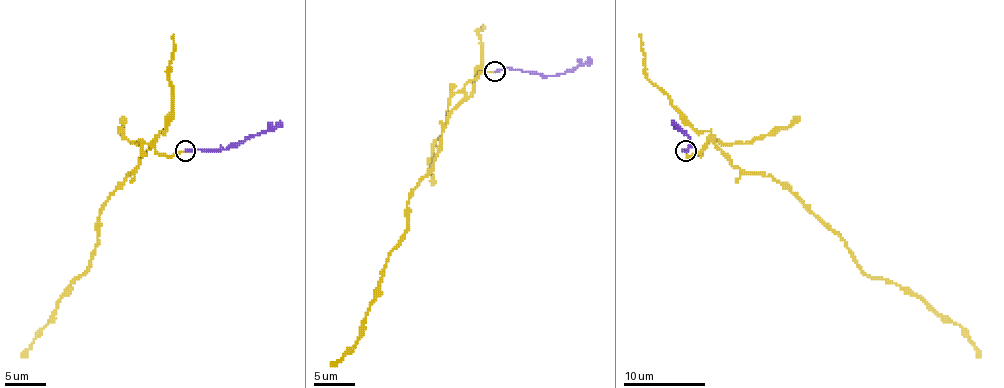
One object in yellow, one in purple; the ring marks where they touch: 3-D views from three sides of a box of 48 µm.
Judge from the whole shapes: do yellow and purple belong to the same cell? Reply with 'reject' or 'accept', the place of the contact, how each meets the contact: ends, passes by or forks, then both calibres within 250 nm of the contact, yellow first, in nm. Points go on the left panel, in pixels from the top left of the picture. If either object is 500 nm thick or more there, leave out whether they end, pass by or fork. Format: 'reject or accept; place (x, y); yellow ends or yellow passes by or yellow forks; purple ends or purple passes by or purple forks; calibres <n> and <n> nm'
reject; place (185, 151); yellow ends; purple ends; calibres 200 and 170 nm

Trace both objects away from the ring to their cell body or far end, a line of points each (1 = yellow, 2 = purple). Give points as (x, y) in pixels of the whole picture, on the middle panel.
1: (495, 72), (470, 80), (446, 119), (441, 148), (407, 205), (407, 230), (388, 257), (363, 333), (330, 366)
2: (495, 72), (511, 67), (553, 76), (583, 65), (590, 57)

